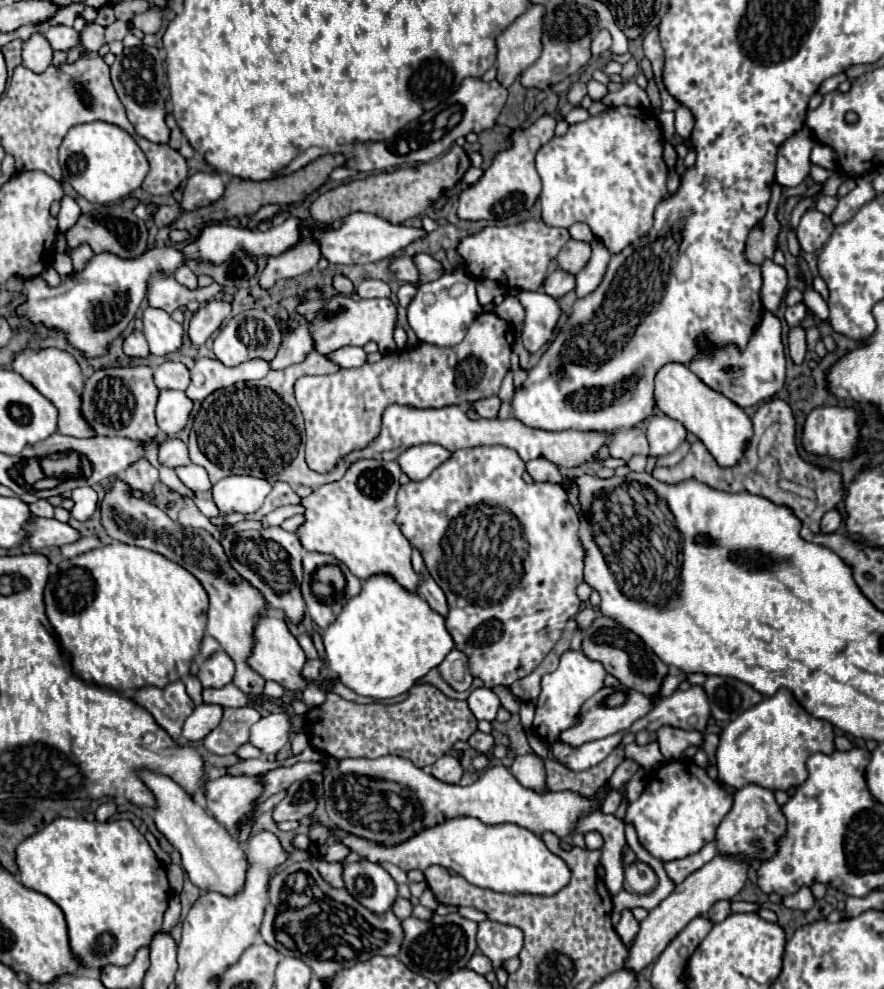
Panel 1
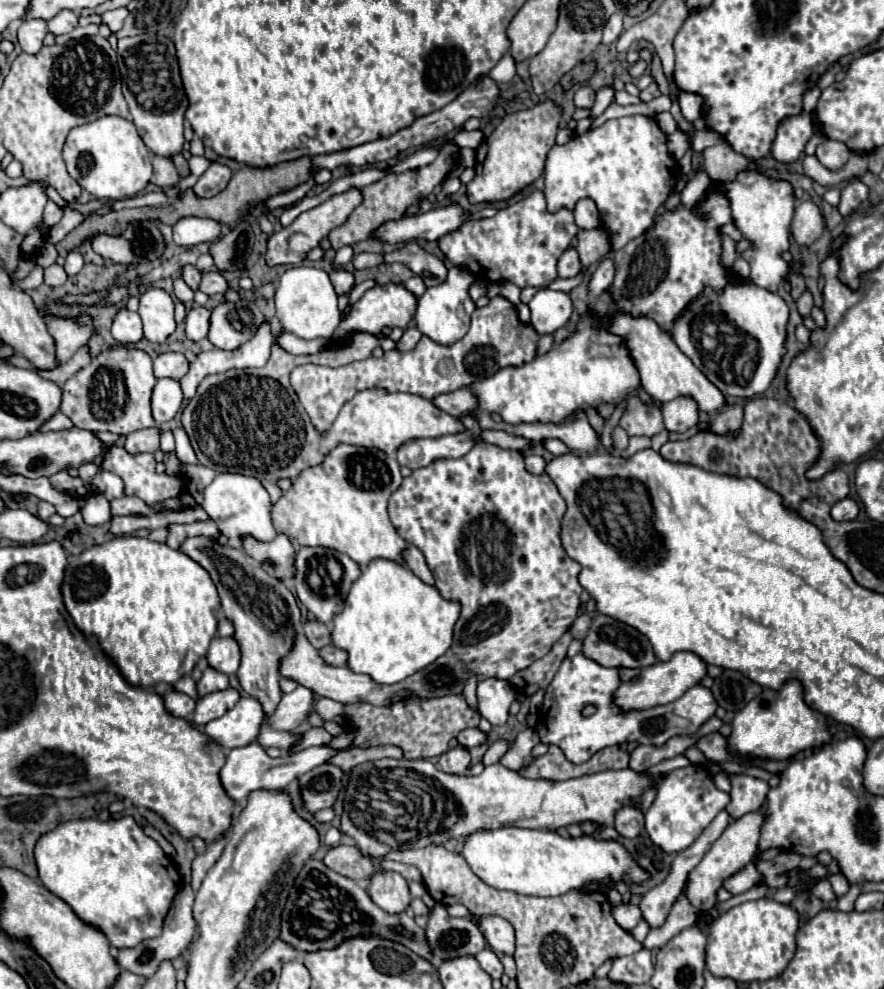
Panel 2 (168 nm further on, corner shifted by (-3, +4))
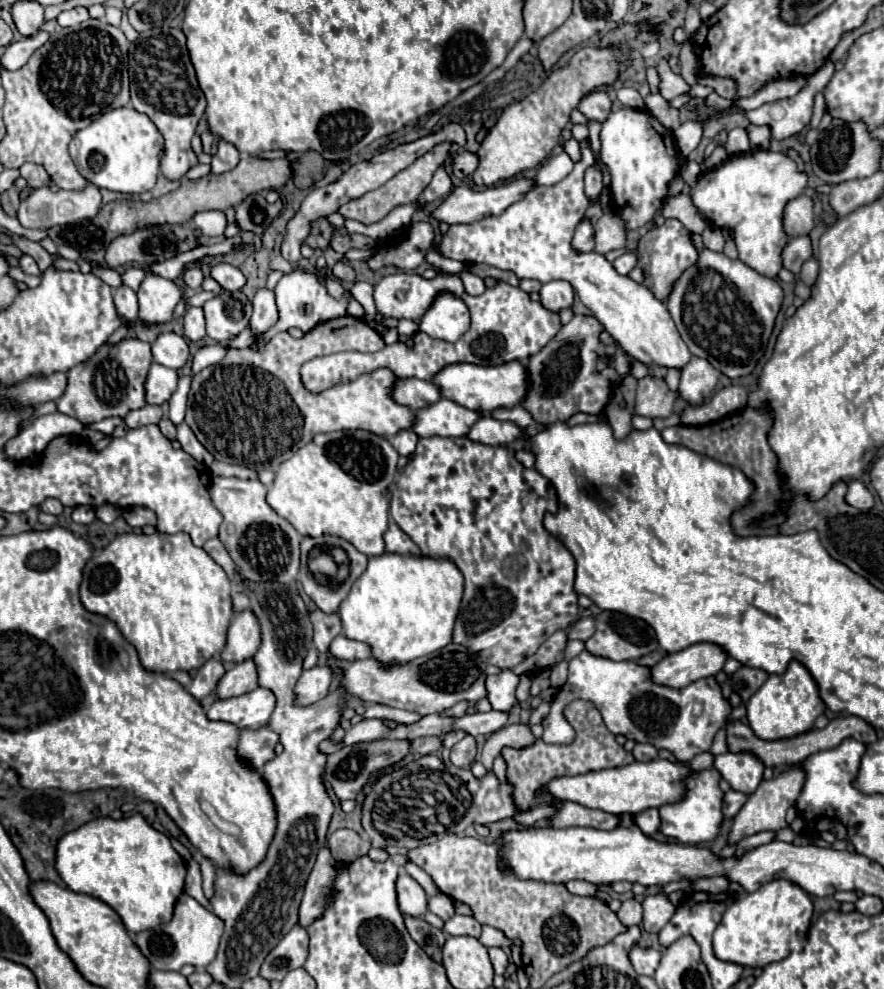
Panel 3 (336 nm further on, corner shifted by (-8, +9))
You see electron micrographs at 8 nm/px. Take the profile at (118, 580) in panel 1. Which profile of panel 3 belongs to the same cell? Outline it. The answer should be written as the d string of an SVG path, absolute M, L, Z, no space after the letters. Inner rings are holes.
M129 532L117 536L87 562L81 602L89 612L113 620L137 648L143 668L155 672L199 668L205 662L205 650L207 660L219 656L233 616L227 574L203 548L193 546L185 532L155 532L151 536Z

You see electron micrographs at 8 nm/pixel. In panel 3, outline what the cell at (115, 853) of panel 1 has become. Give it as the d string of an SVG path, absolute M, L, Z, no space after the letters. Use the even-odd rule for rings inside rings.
M141 814L113 820L113 818L97 818L79 830L65 834L57 846L57 872L63 882L79 894L89 894L101 898L109 904L123 920L129 934L137 934L141 930L155 928L173 918L173 906L183 892L185 880L185 860L173 850L169 838L155 828L151 828Z

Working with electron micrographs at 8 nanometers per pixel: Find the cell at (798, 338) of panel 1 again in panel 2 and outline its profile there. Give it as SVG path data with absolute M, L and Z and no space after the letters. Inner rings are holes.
M804 291L804 295L796 301L796 305L798 305L798 313L802 315L802 319L810 317L810 311L812 311L812 307L814 307L814 303L812 303L812 295L810 295L808 291Z

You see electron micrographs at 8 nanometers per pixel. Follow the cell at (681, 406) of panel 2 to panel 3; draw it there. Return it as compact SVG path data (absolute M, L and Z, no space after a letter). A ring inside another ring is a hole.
M693 356L683 372L681 372L681 382L679 382L679 394L689 402L689 404L699 404L703 402L715 388L719 380L719 370L711 366L705 358Z

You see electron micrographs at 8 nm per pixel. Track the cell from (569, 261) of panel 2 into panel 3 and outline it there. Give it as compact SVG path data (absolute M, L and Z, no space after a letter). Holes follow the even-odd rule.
M583 218L579 222L579 226L575 228L575 236L573 236L573 246L579 252L591 252L595 248L595 240L593 240L593 224Z

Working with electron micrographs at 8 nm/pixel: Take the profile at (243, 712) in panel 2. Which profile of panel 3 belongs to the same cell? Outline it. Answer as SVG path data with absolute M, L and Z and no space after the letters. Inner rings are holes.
M255 688L243 696L235 698L217 698L209 708L209 720L231 722L239 728L259 728L269 722L269 716L275 708L275 694L269 688Z

